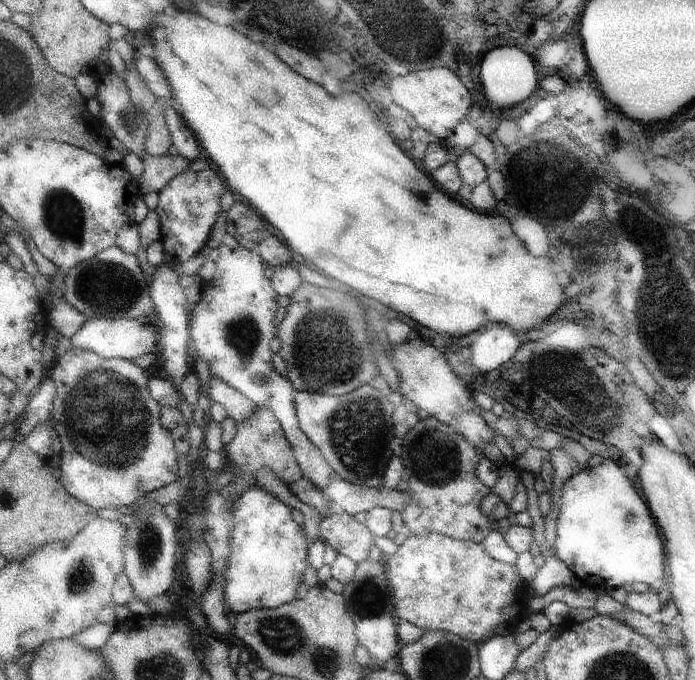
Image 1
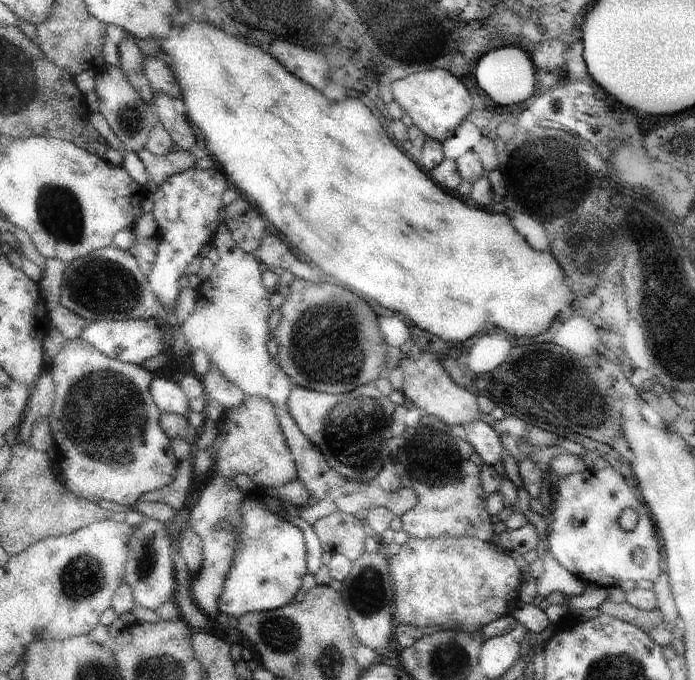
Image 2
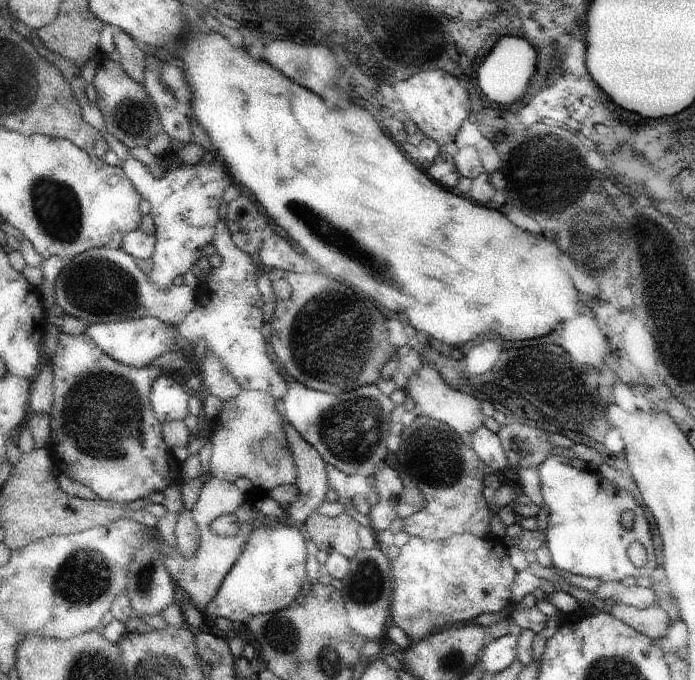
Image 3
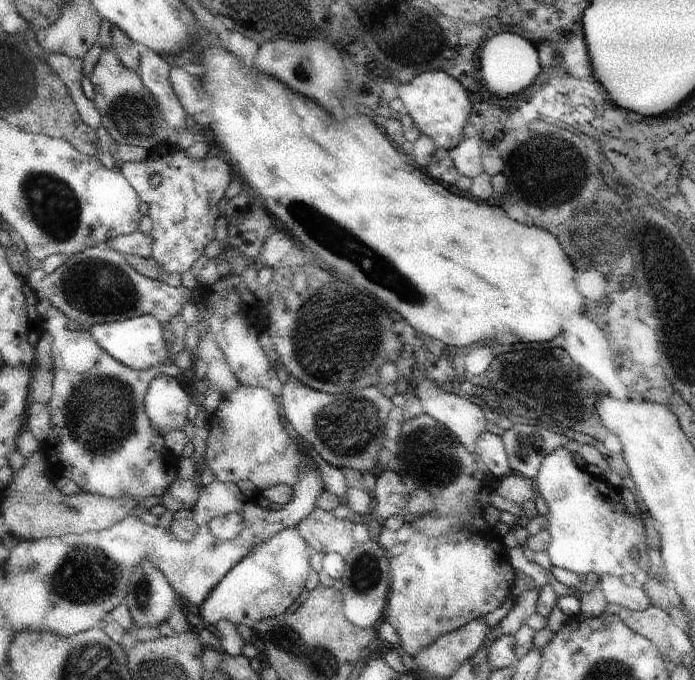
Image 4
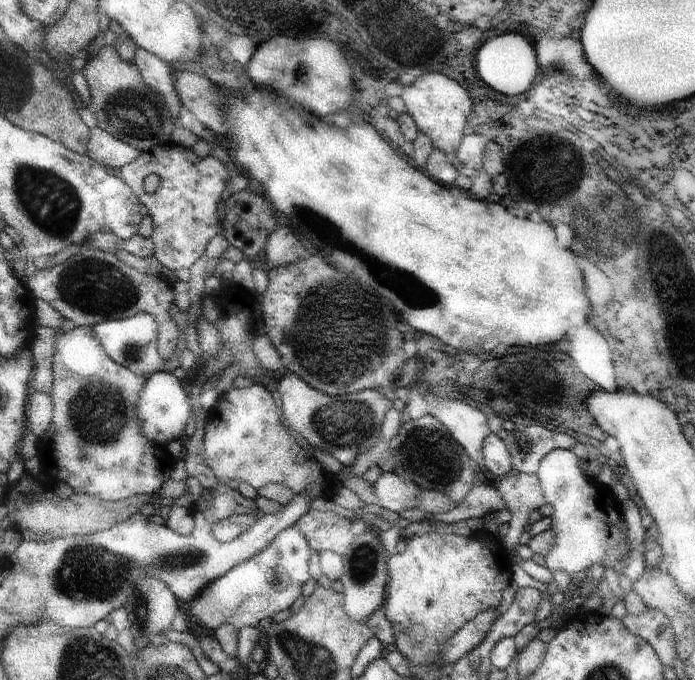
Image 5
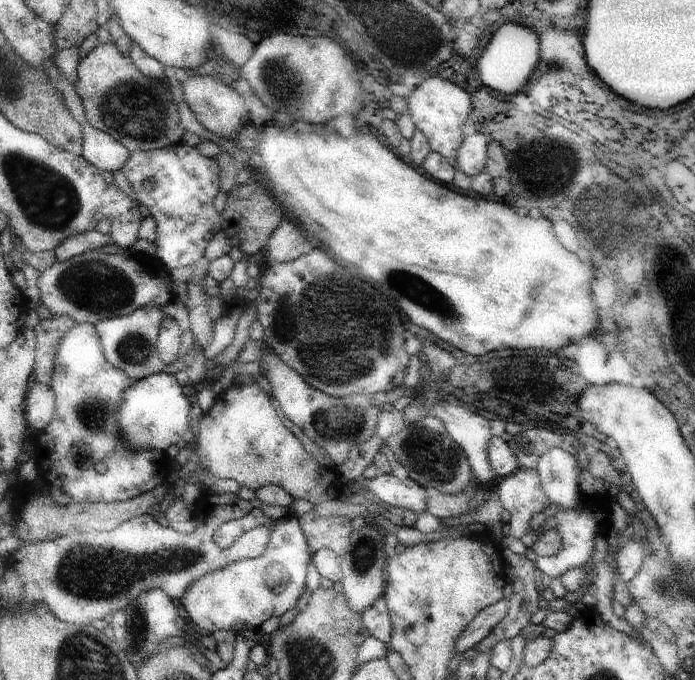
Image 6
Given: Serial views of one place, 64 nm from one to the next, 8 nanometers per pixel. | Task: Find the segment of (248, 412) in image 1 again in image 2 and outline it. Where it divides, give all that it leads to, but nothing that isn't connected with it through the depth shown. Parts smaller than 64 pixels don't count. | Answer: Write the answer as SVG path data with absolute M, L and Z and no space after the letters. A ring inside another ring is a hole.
M210 362L206 376L200 378L200 381L204 389L203 398L206 403L214 400L223 406L225 412L244 405L247 400L243 390L229 378L225 378L225 374L213 362Z

